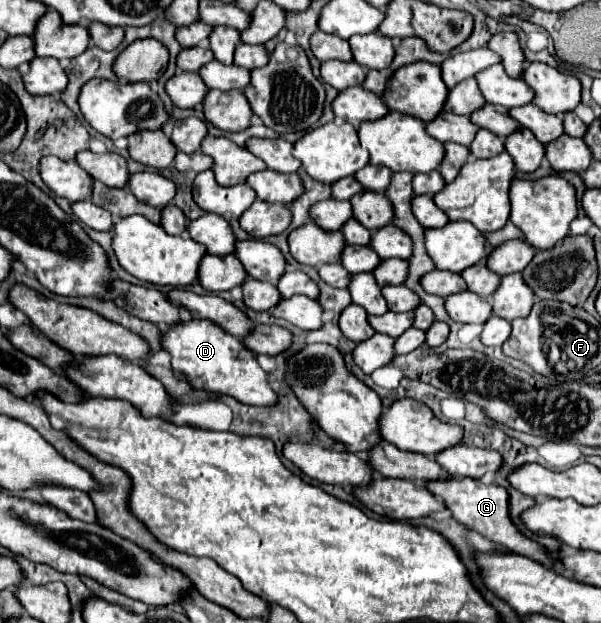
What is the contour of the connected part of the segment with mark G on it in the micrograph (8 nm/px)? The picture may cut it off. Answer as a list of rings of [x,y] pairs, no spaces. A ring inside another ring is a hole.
[[[473,478],[437,480],[437,484],[429,484],[427,482],[427,488],[429,488],[429,492],[433,492],[437,498],[441,498],[447,504],[447,510],[451,512],[451,516],[459,524],[463,524],[465,528],[479,532],[483,538],[493,540],[495,544],[501,544],[501,546],[509,548],[511,552],[517,552],[517,554],[523,554],[523,556],[529,556],[533,560],[539,560],[539,562],[547,564],[549,556],[547,556],[545,548],[539,546],[537,542],[525,538],[515,528],[515,524],[511,522],[509,512],[507,512],[507,498],[509,498],[509,494],[507,494],[505,488],[495,486],[495,484],[483,484],[481,480],[473,480]]]

